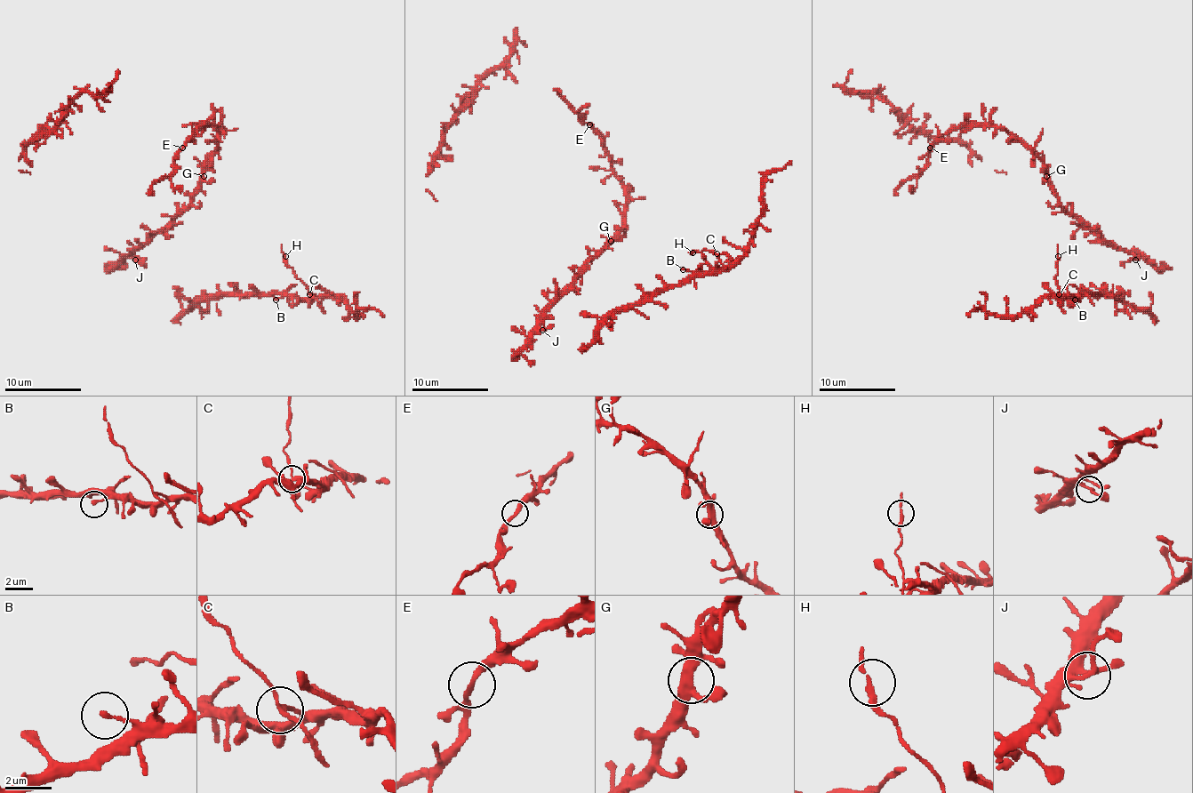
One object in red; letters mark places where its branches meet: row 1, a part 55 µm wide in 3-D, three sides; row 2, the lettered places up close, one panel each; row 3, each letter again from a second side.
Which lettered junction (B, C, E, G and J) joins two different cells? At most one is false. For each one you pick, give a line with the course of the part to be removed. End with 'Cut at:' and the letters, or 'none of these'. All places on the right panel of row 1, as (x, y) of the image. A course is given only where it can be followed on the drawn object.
C: Course of the part to remove: (1060, 294), (1055, 281), (1058, 244)
Cut at: C

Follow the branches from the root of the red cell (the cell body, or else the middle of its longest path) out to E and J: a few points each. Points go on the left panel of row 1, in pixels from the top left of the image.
E: (202, 172), (202, 166), (217, 148), (219, 128), (202, 126), (182, 148)
J: (202, 172), (202, 186), (192, 201), (132, 254), (135, 260)

